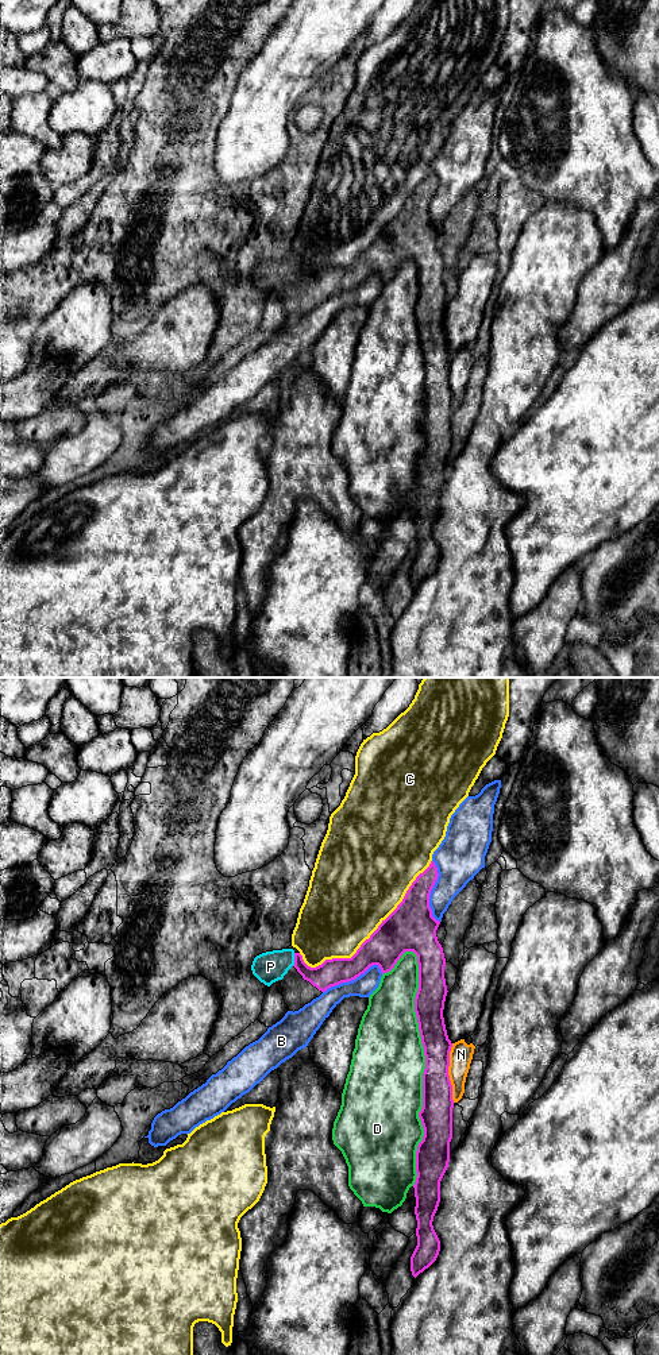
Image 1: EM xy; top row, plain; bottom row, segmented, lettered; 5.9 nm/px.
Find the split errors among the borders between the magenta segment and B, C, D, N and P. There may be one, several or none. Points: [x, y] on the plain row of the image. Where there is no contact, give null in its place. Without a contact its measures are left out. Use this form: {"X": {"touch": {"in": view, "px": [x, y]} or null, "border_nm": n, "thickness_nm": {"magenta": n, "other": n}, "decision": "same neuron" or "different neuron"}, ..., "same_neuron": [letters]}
{"B": {"touch": {"in": "xy", "px": [353, 288]}, "border_nm": 380, "thickness_nm": {"magenta": 200, "other": 130}, "decision": "different neuron"}, "C": {"touch": {"in": "xy", "px": [373, 242]}, "border_nm": 1000, "thickness_nm": {"magenta": 280, "other": 480}, "decision": "different neuron"}, "D": {"touch": {"in": "xy", "px": [426, 374]}, "border_nm": 1400, "thickness_nm": {"magenta": 180, "other": 440}, "decision": "different neuron"}, "N": {"touch": {"in": "xy", "px": [447, 382]}, "border_nm": 360, "thickness_nm": {"magenta": 190, "other": 140}, "decision": "different neuron"}, "P": {"touch": {"in": "xy", "px": [295, 269]}, "border_nm": 80, "thickness_nm": {"magenta": 160, "other": 190}, "decision": "same neuron"}, "same_neuron": ["P"]}

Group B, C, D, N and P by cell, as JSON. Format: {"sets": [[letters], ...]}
{"sets": [["B"], ["C"], ["D"], ["N"], ["P"]]}

